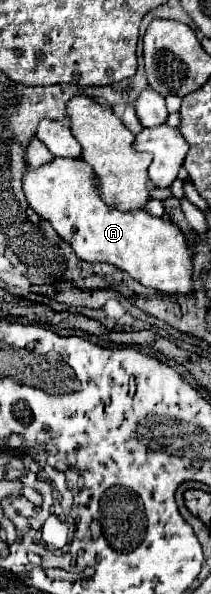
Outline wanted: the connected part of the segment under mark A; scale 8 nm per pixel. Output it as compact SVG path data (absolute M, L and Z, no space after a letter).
M54 157L40 167L26 165L22 189L34 213L46 219L82 261L110 263L144 287L164 293L188 295L192 291L192 259L182 231L168 219L154 217L146 211L118 211L94 197L92 169L82 159Z

